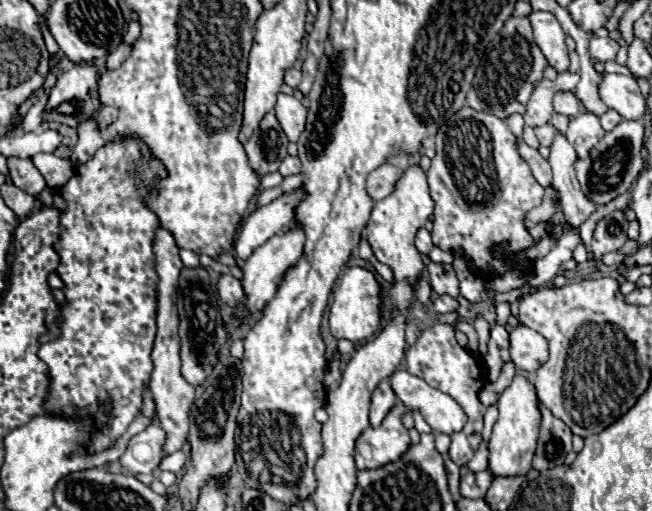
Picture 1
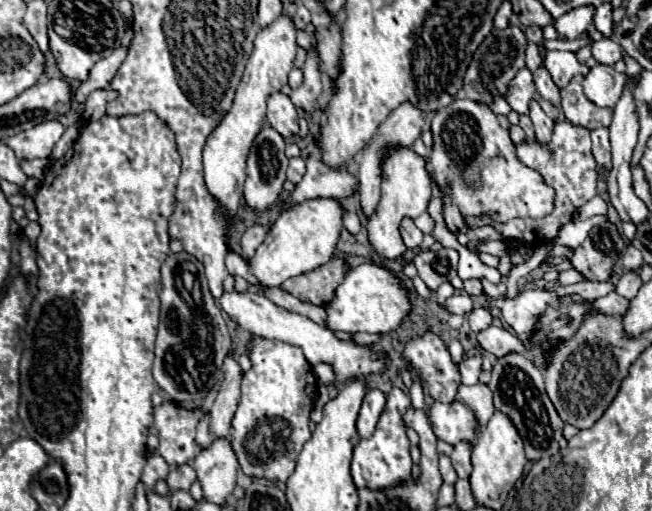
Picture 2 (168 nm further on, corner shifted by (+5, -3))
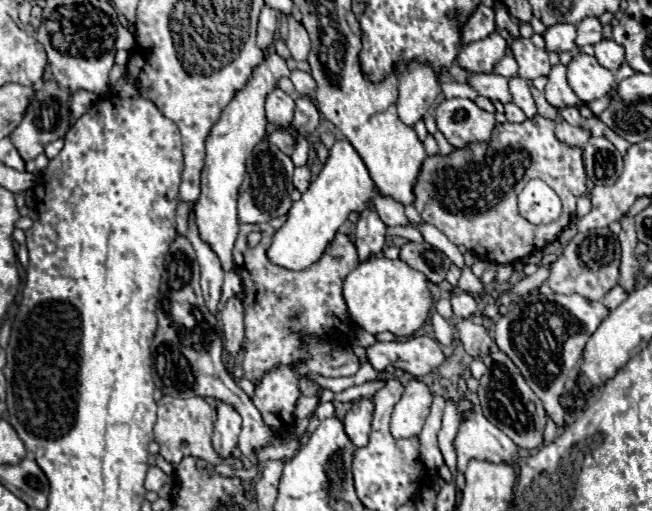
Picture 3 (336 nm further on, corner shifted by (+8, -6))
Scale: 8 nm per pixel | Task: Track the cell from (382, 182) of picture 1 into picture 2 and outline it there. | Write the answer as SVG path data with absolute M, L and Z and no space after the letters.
M313 149L307 157L307 173L303 177L303 181L299 185L295 185L295 191L287 203L293 205L293 203L299 203L299 201L305 201L305 199L315 199L315 197L335 197L335 199L345 199L347 195L351 195L357 187L357 179L353 175L349 175L347 171L335 171L335 169L329 169L323 161L321 161L321 153L319 149Z

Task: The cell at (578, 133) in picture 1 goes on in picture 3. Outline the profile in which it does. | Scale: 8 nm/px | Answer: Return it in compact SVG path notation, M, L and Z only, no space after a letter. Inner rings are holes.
M534 116L522 124L498 124L488 144L472 144L450 156L426 158L418 176L416 210L424 222L436 226L456 246L466 246L484 260L510 264L552 244L570 224L580 196L588 194L582 148L568 148L556 140L556 122ZM530 178L544 180L562 200L562 214L546 226L518 224L516 196Z

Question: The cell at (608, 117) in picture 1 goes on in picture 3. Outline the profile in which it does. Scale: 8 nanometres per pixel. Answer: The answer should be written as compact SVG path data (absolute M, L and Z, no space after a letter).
M592 136L584 146L584 166L596 186L608 186L620 178L622 156L610 140Z

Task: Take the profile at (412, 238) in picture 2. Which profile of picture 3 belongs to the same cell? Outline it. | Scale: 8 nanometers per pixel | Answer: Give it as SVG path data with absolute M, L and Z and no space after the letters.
M342 138L330 148L330 156L318 178L310 184L310 188L302 194L302 198L294 202L292 208L288 210L284 226L274 234L274 240L266 252L268 260L276 266L294 272L310 268L316 260L320 260L328 244L334 240L338 228L346 222L348 214L364 210L370 202L374 204L386 226L408 226L404 206L392 198L384 198L378 194L362 158L352 148L352 144L346 138Z

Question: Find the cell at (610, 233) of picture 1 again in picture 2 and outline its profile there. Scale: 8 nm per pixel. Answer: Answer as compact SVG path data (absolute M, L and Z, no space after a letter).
M607 221L591 229L589 237L579 245L569 259L573 269L581 273L585 281L609 281L615 263L625 251L625 241L617 227Z

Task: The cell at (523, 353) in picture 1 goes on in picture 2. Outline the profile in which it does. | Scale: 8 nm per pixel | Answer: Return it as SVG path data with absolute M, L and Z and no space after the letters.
M495 325L487 327L485 331L479 331L477 333L477 341L479 341L479 345L481 345L483 351L487 351L487 353L491 353L495 357L503 357L509 351L525 353L523 343L513 333L509 333L503 327L495 327Z

